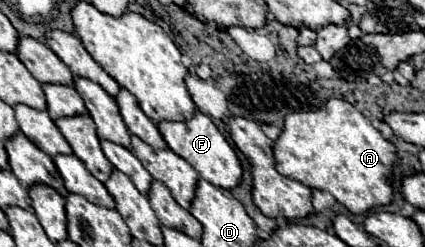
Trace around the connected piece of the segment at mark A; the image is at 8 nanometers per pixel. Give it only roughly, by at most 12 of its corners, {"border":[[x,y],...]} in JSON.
{"border":[[348,101],[290,113],[276,171],[354,215],[392,199],[396,147]]}

